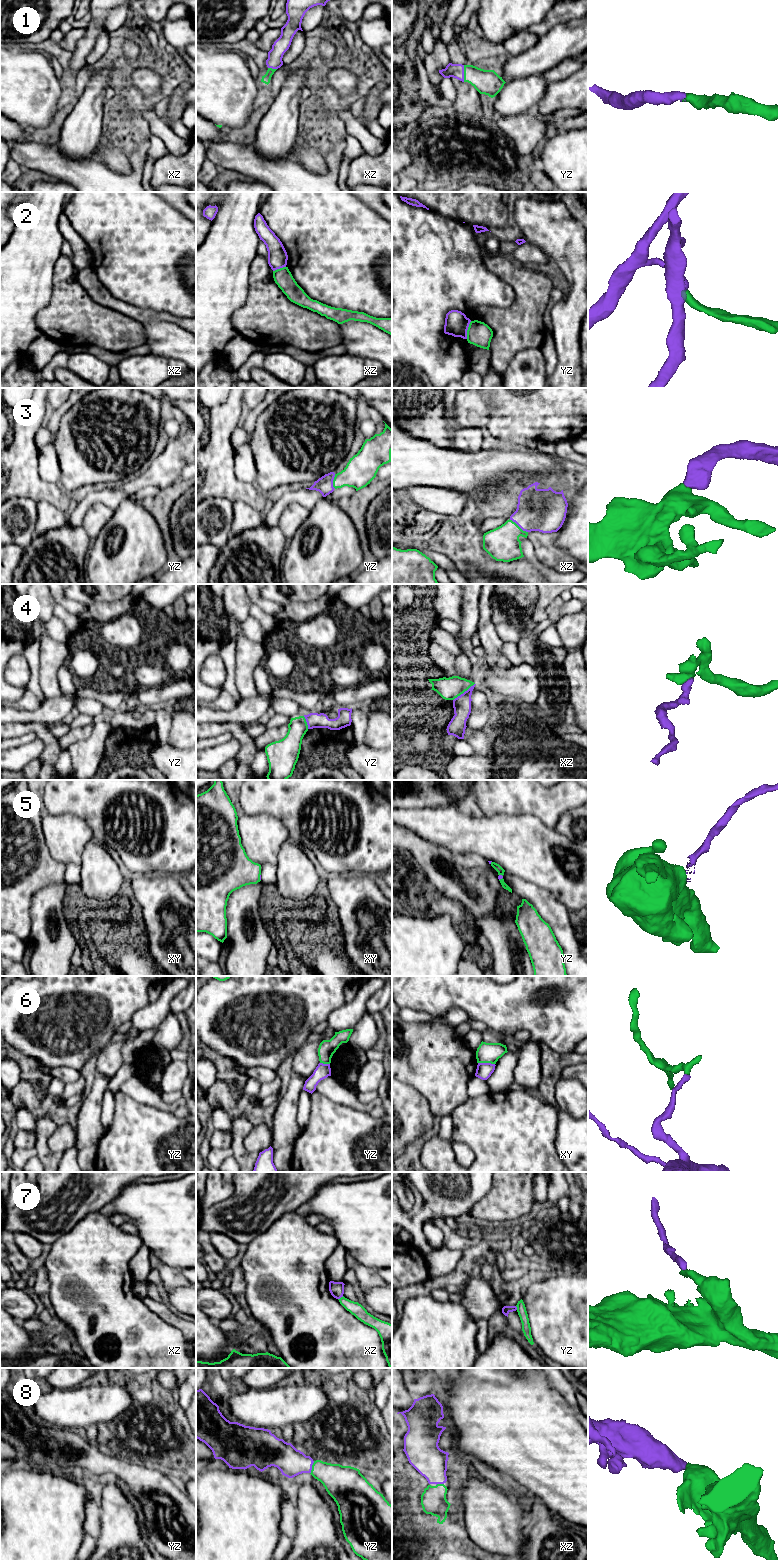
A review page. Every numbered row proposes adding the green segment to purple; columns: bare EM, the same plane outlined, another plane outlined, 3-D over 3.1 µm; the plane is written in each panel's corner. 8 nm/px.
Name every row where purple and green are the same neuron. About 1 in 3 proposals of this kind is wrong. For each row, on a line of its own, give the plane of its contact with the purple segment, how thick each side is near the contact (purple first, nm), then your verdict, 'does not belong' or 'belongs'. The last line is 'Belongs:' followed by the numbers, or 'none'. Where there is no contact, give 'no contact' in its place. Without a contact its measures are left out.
1: contact in yz; calibres 110 and 200 nm; belongs
2: contact in yz; calibres 190 and 190 nm; does not belong
3: contact in xz; calibres 340 and 280 nm; belongs
4: contact in xz; calibres 140 and 180 nm; does not belong
5: contact in yz; calibres 30 and 60 nm; does not belong
6: contact in xy; calibres 130 and 160 nm; does not belong
7: contact in xz; calibres 120 and 110 nm; does not belong
8: contact in yz; calibres 220 and 240 nm; belongs
Belongs: 1, 3, 8

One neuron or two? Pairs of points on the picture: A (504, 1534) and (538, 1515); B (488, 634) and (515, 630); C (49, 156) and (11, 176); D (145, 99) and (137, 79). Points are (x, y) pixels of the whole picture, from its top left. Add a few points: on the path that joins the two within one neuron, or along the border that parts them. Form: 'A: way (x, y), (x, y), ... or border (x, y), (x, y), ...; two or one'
A: border (529, 1507), (524, 1524), (525, 1542), (522, 1545); two
B: border (494, 624), (496, 634), (504, 642); two
C: border (10, 158), (22, 168); two
D: way (145, 94), (145, 87), (142, 84); one

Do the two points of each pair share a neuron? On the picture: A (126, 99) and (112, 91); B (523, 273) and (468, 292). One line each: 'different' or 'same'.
A: different
B: different

